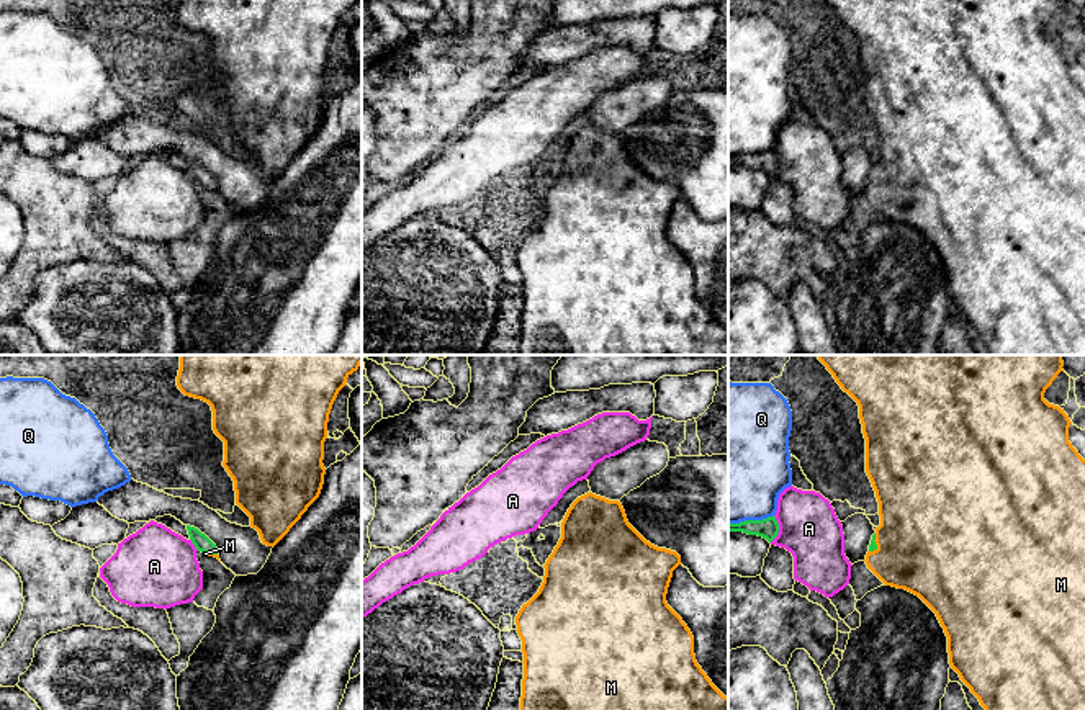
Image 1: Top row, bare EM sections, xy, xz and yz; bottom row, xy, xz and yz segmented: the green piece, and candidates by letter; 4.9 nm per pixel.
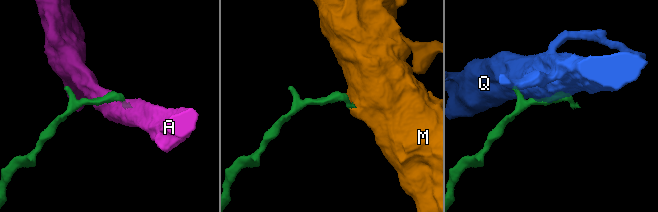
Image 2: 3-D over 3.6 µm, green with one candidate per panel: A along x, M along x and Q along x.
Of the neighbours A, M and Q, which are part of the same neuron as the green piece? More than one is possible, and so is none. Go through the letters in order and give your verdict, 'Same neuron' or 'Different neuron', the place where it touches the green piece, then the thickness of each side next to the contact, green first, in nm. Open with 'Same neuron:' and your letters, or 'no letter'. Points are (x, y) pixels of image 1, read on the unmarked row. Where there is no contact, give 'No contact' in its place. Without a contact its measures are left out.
Same neuron: M
A: Different neuron. Touches green at yz (778, 162). Thickness 100 nm (green) against 300 nm
M: Same neuron. Touches green at yz (874, 177). Thickness 40 nm (green) against 480 nm
Q: Different neuron. Touches green at yz (750, 154). Thickness 100 nm (green) against 480 nm

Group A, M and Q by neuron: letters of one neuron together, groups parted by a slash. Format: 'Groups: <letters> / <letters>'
Groups: A / M / Q

